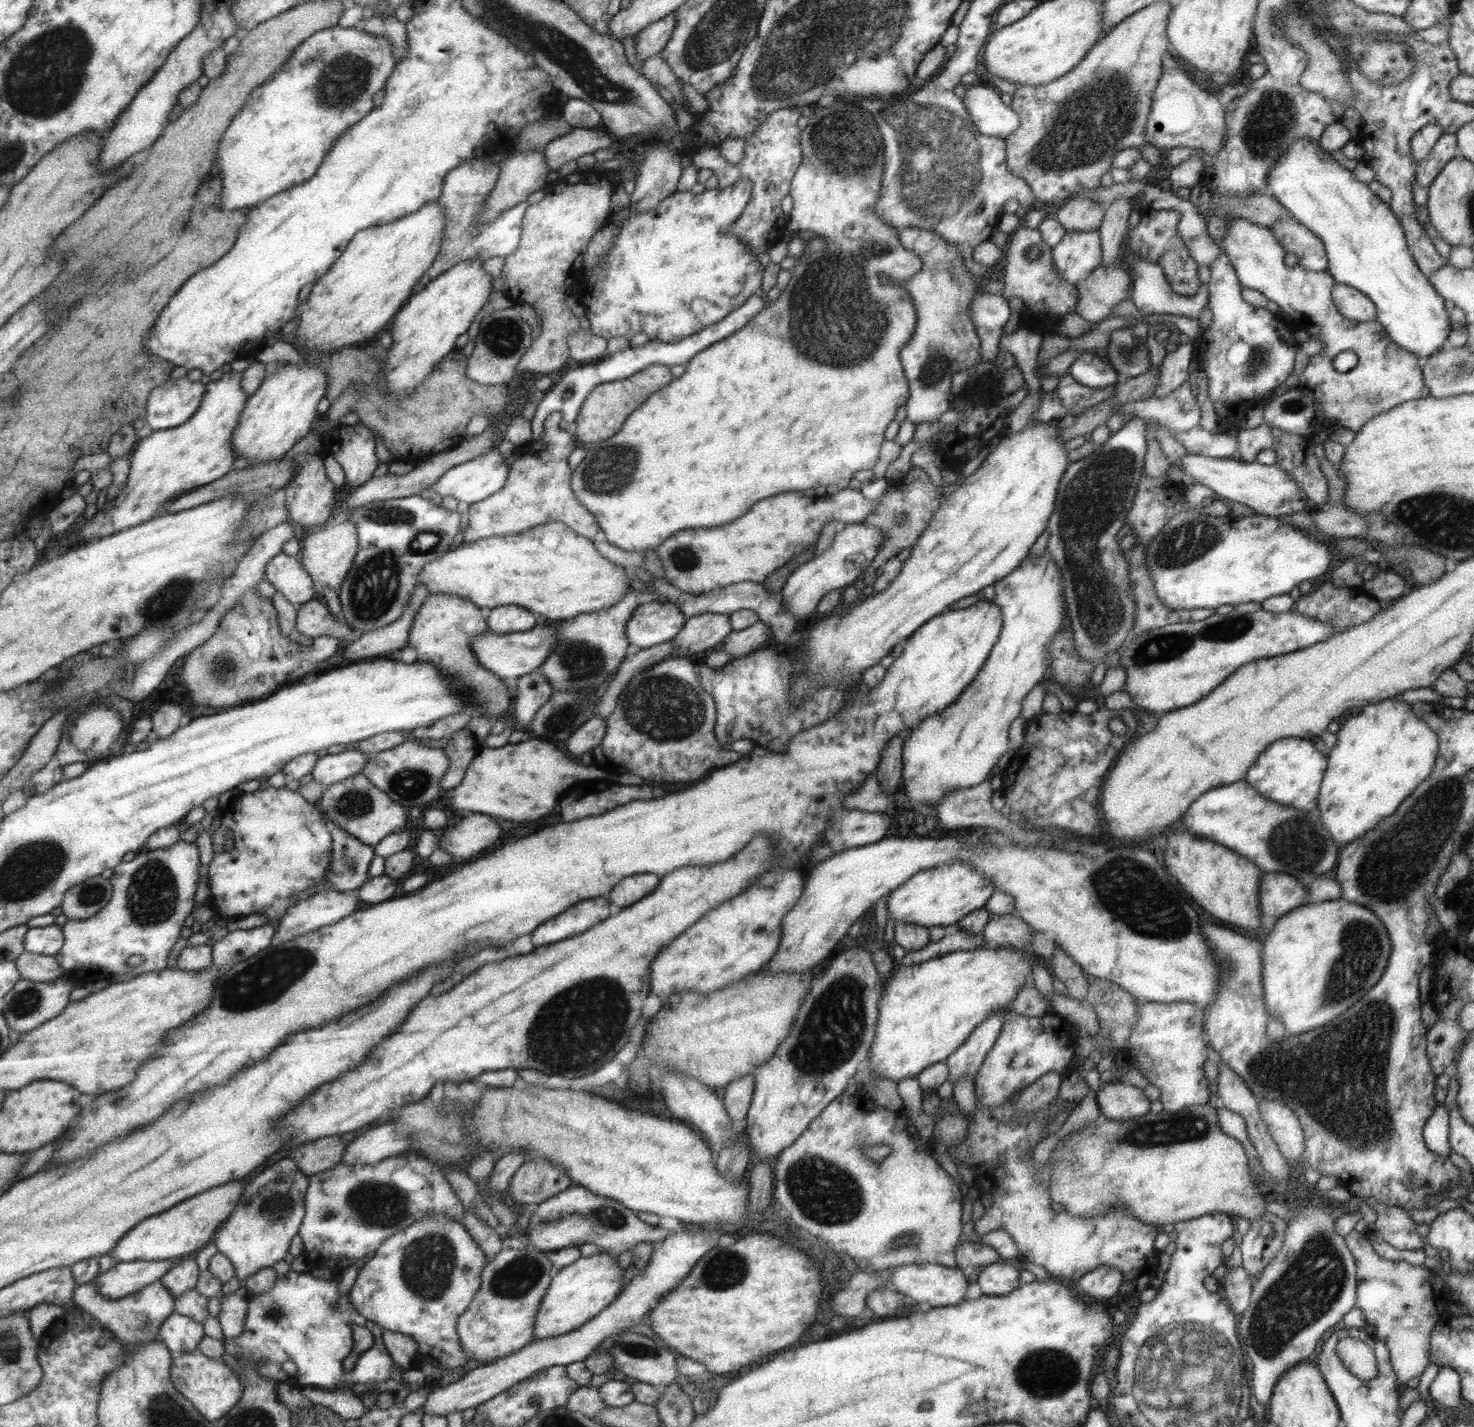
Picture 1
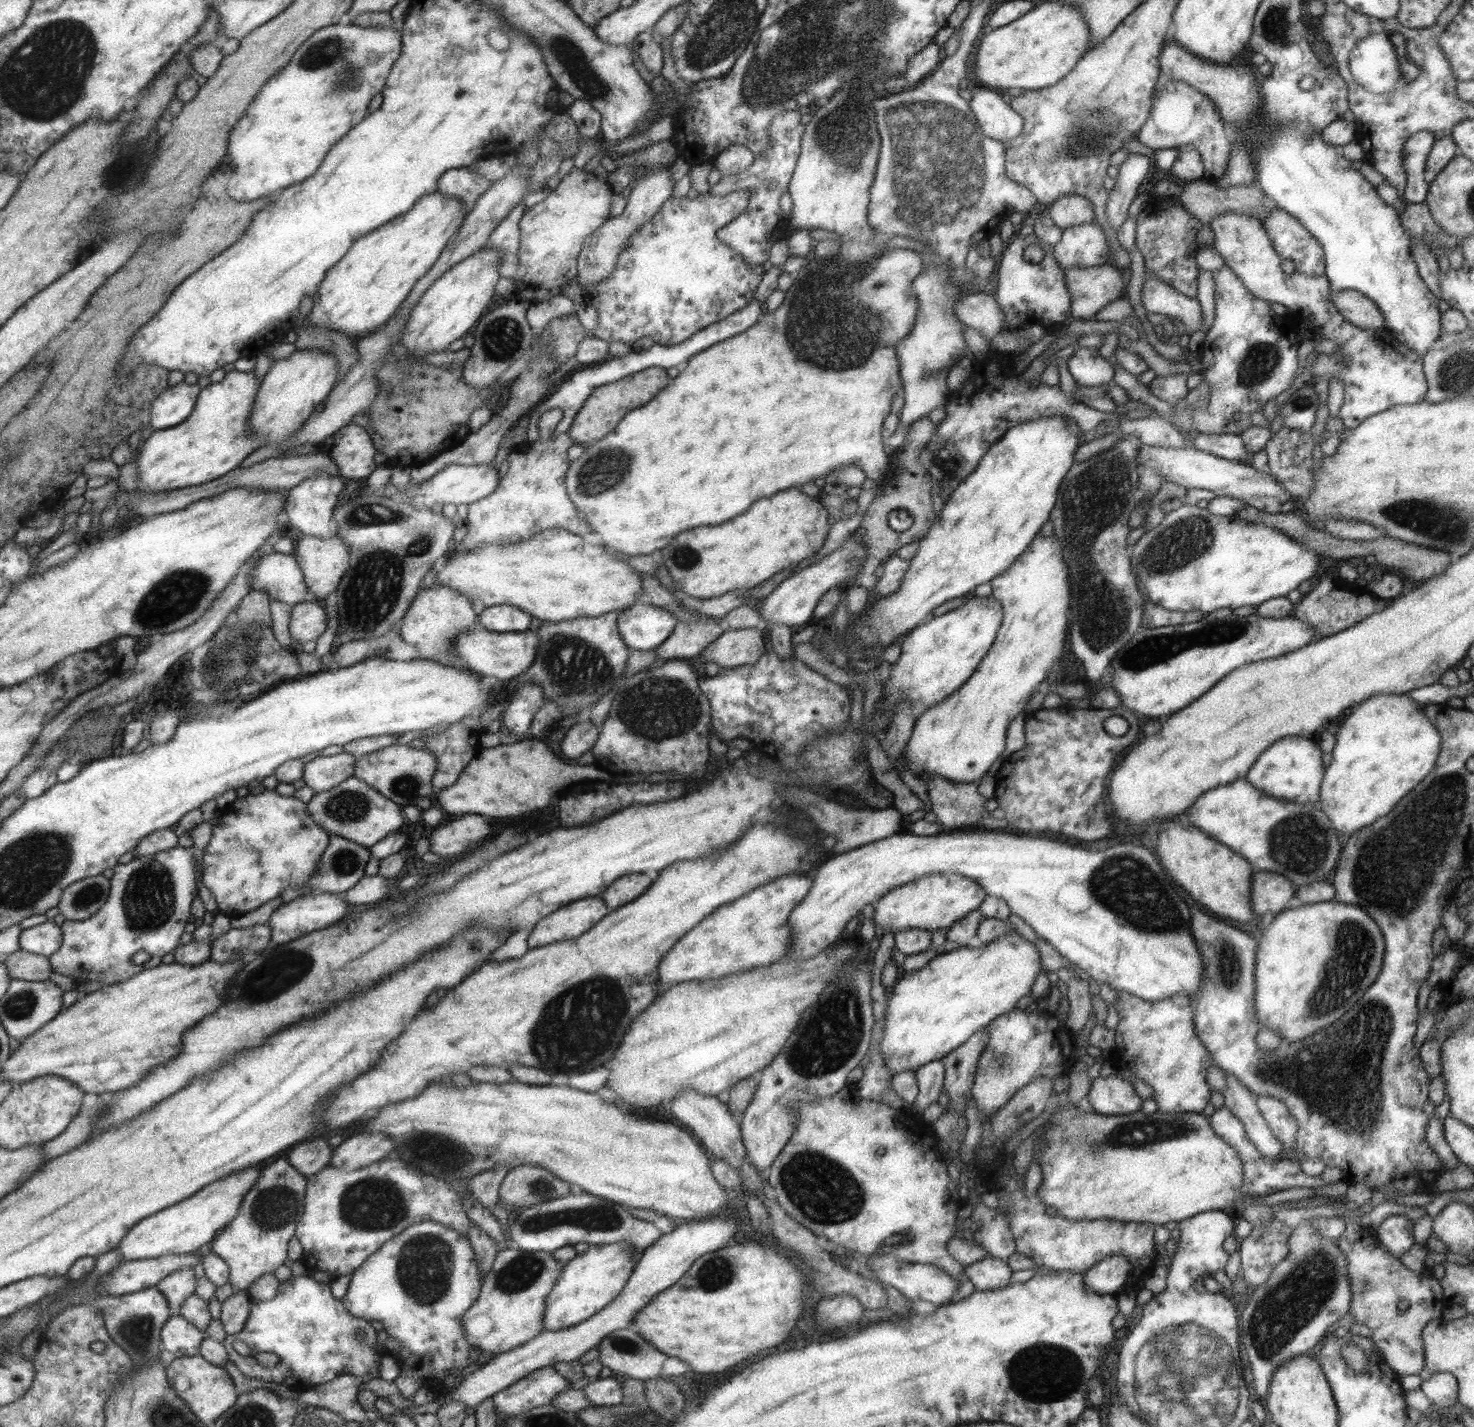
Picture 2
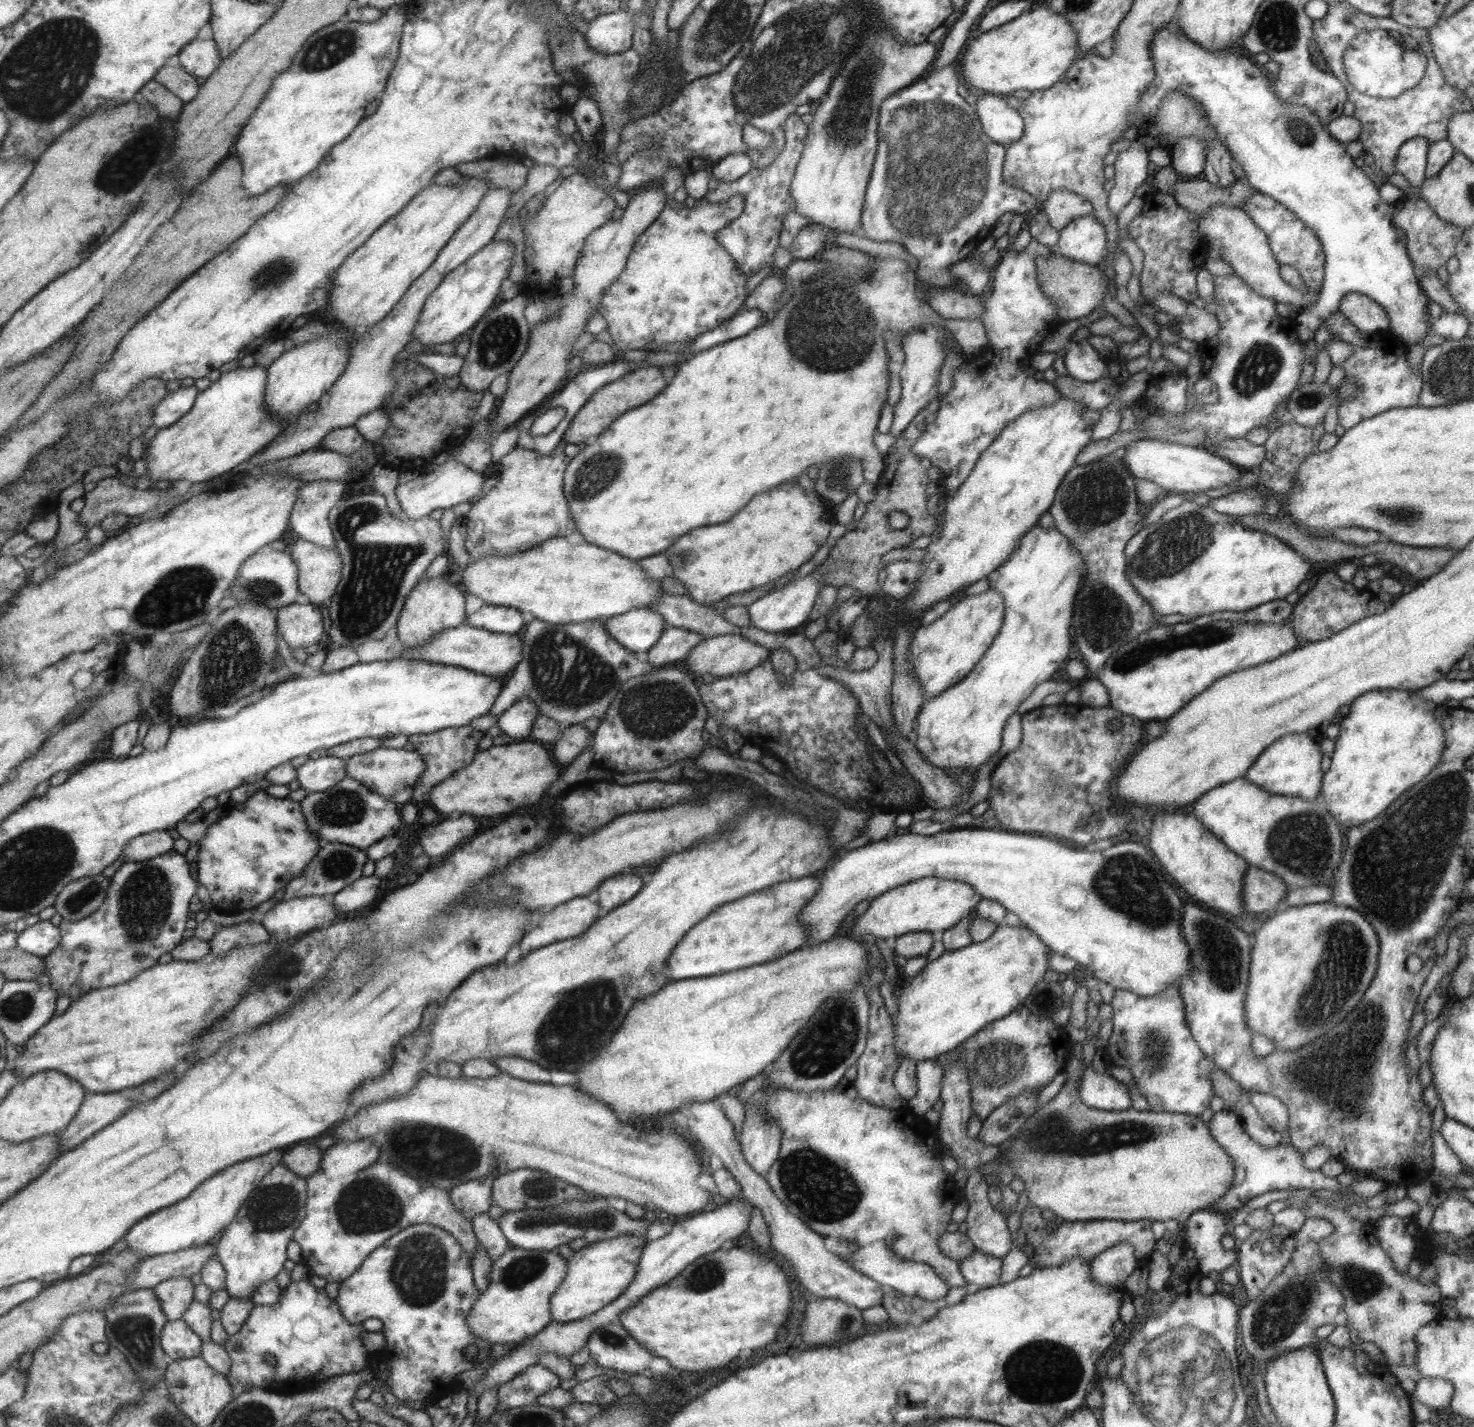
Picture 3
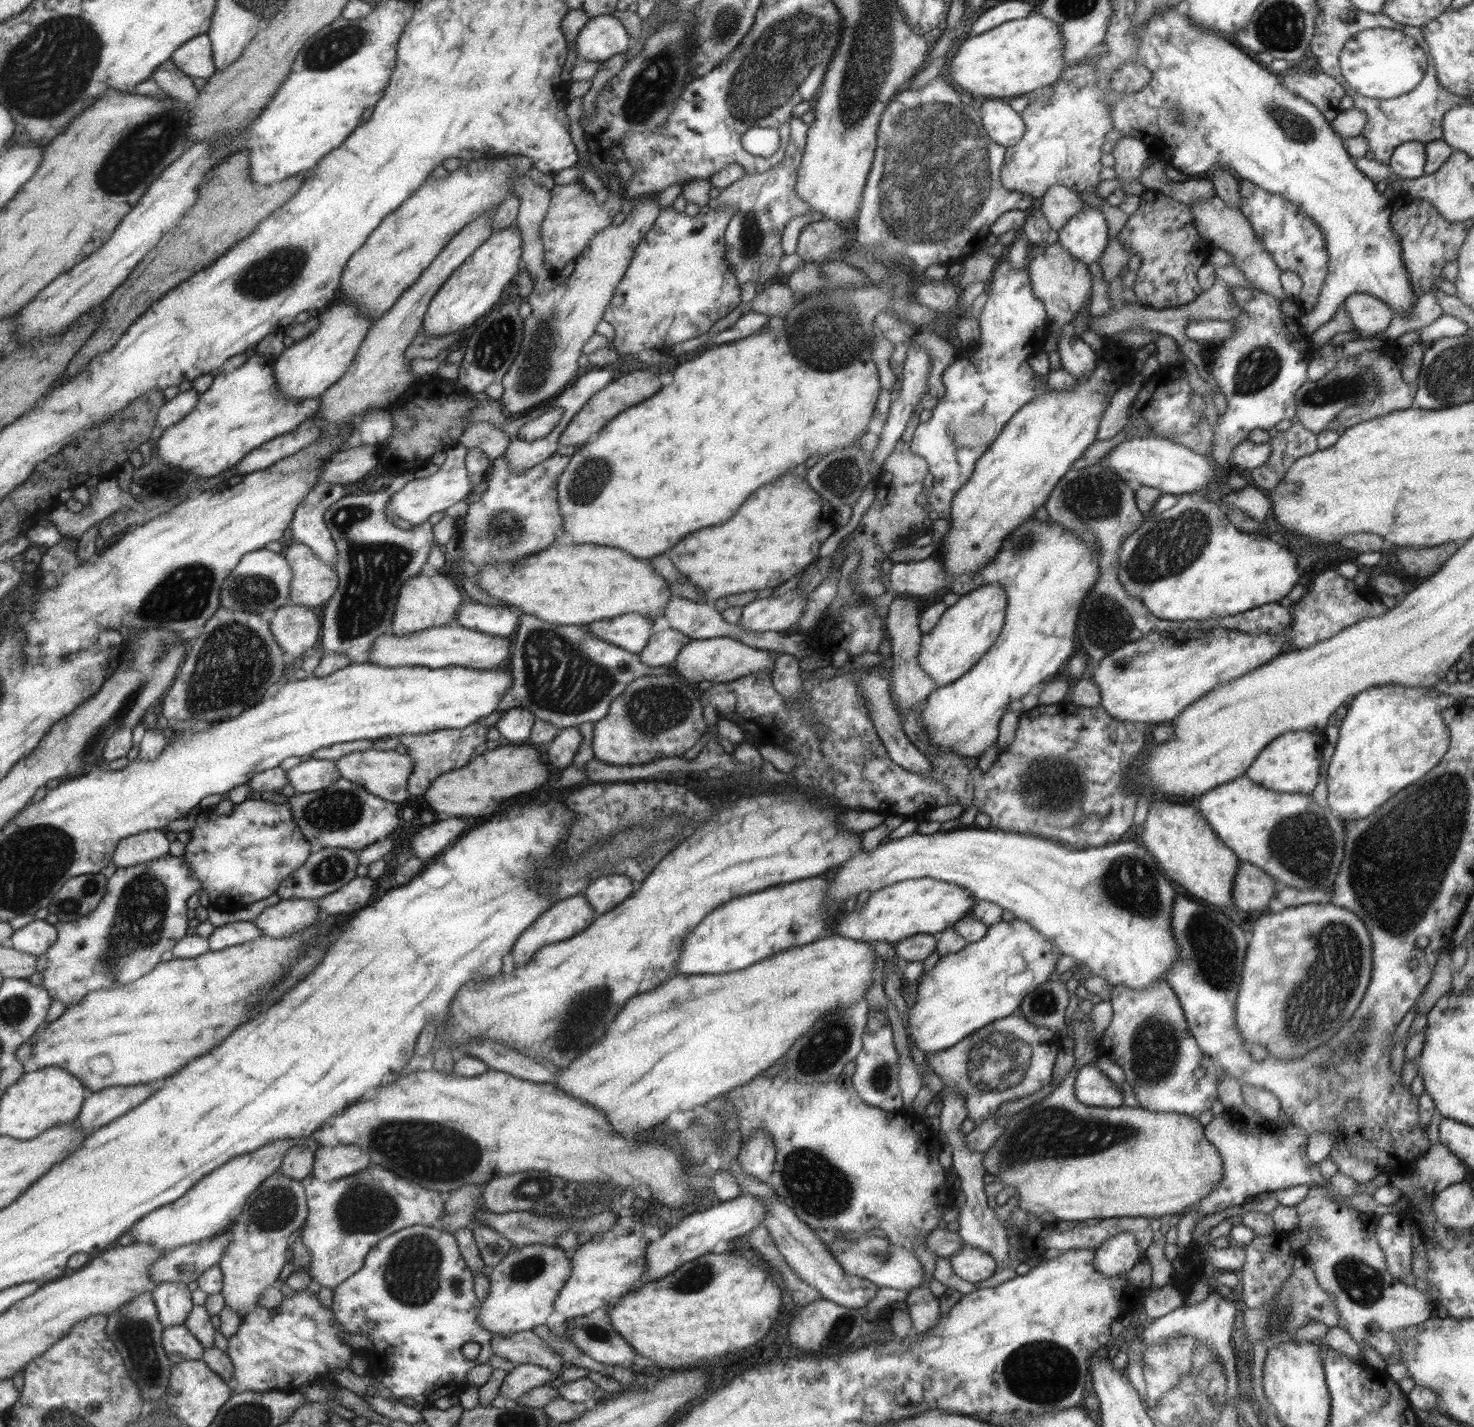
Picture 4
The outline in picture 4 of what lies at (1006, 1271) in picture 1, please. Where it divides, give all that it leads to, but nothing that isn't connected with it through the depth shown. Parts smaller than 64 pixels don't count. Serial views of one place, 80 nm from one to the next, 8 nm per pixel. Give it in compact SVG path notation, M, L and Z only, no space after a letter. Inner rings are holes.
M961 1245L949 1258L950 1269L959 1278L974 1283L991 1276L995 1261L989 1254L971 1245Z

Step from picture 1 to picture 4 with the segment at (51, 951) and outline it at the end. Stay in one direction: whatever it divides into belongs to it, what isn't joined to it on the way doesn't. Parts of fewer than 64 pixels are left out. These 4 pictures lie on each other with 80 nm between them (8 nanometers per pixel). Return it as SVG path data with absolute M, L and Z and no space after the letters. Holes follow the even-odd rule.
M35 919L28 925L16 929L10 941L10 945L40 958L49 947L58 939L59 933L54 924L45 919Z

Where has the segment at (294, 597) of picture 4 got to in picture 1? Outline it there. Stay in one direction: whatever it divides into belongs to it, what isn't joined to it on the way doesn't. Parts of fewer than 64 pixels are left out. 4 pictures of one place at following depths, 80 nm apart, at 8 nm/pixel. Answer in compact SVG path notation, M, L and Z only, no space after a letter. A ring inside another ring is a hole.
M338 519L338 524L332 526L327 523L317 532L300 538L299 542L301 548L297 555L298 562L314 582L318 592L322 585L333 588L337 592L357 552L357 535L353 523Z

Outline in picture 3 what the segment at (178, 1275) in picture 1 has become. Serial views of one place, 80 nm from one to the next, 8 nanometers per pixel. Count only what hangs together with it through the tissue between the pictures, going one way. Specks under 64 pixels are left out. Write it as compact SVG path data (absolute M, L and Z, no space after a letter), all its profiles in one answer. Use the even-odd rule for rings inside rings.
M178 1276L158 1282L152 1290L159 1297L161 1307L168 1320L179 1320L193 1301L194 1286L189 1278Z

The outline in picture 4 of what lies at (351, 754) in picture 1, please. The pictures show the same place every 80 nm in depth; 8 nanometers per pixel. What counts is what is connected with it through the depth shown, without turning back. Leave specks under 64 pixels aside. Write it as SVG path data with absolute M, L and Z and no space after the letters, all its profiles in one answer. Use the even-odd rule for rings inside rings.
M319 759L305 760L285 771L286 782L296 793L321 790L340 776L335 762Z

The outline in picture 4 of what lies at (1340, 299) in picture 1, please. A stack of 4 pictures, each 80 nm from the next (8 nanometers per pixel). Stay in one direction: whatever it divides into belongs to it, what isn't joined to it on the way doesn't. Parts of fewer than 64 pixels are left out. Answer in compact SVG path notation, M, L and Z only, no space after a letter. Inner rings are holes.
M1367 293L1350 294L1343 303L1352 326L1362 335L1383 332L1395 313L1380 298Z

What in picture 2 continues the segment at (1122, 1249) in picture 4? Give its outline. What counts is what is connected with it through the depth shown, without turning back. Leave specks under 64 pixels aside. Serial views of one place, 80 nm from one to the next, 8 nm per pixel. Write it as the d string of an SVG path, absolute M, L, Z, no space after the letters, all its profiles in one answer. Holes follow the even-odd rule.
M1123 1255L1104 1256L1084 1272L1084 1283L1097 1294L1117 1294L1125 1289L1130 1262Z

